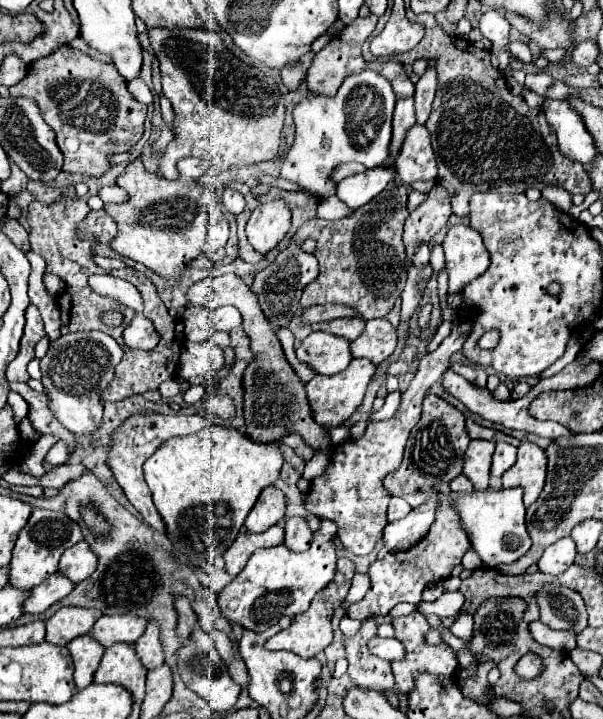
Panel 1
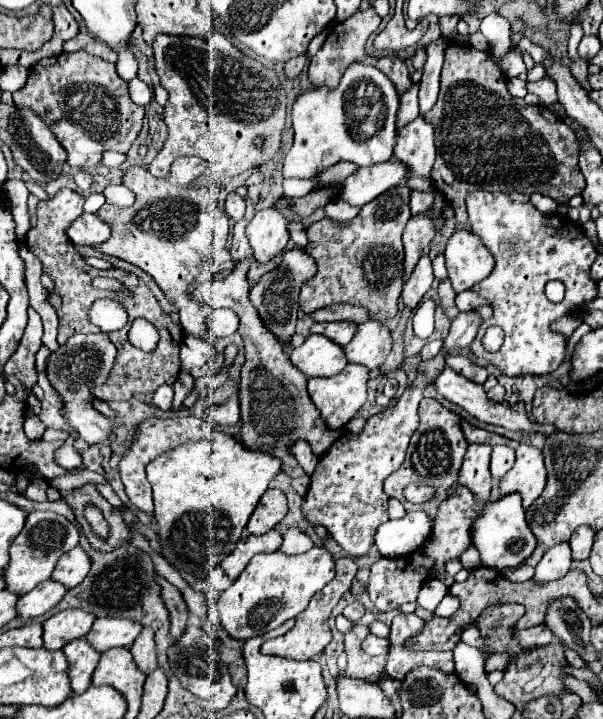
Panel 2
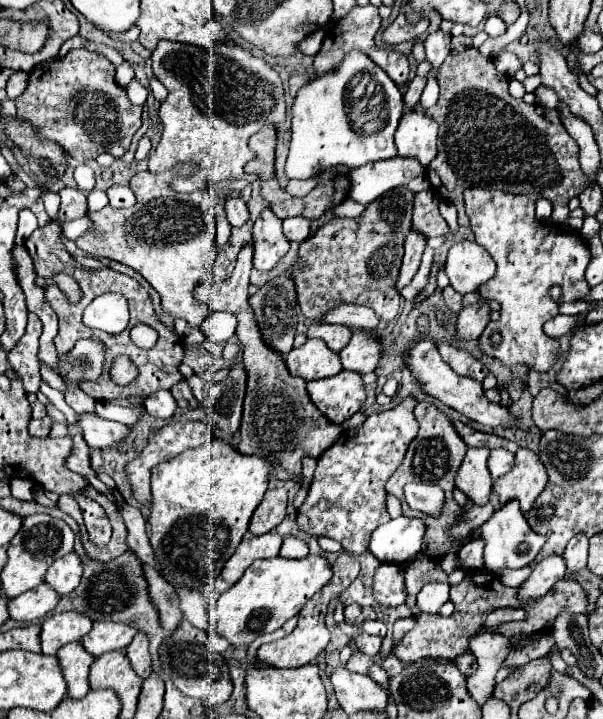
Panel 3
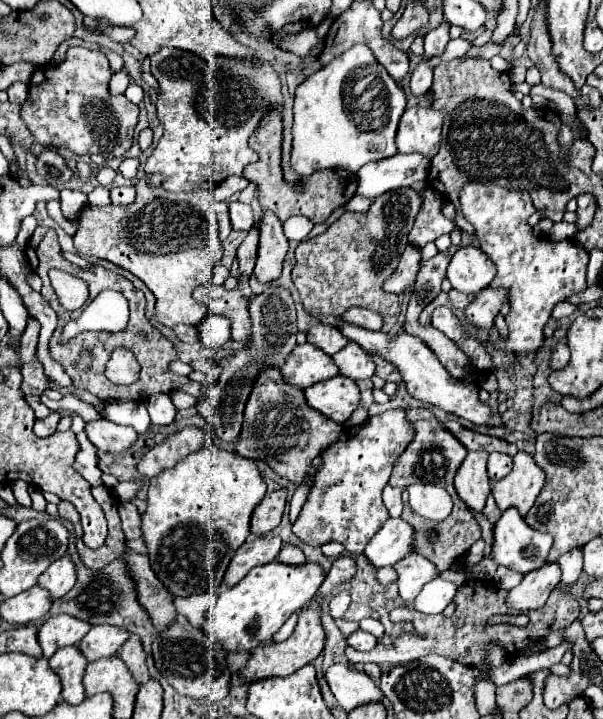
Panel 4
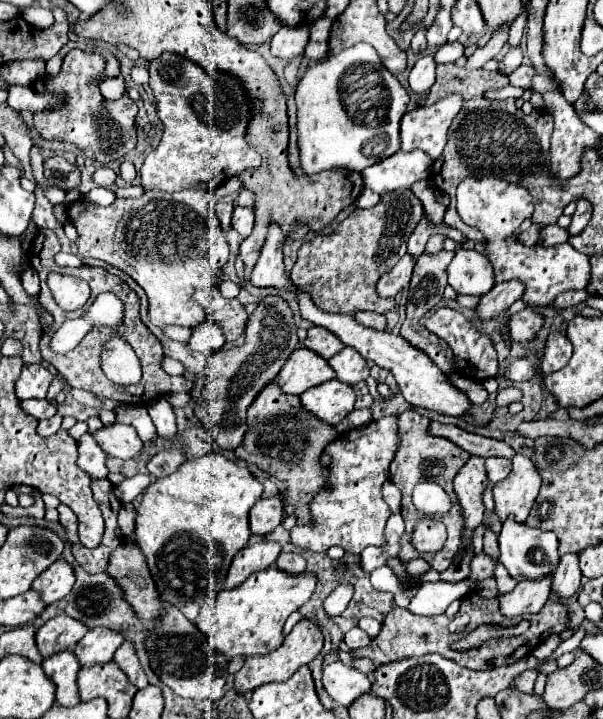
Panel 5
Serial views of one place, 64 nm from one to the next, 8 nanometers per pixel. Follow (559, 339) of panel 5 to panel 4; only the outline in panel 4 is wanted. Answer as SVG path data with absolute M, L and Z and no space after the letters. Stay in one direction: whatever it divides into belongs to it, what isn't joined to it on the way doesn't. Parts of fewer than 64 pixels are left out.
M558 344L554 354L552 354L552 360L550 360L550 366L556 370L556 368L564 368L564 364L568 364L570 360L570 352L568 352L568 346L566 344Z

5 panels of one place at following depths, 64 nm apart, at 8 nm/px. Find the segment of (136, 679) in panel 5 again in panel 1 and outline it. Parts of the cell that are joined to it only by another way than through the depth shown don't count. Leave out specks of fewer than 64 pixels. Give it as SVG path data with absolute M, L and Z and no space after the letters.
M148 622L146 632L136 640L136 652L148 670L164 664L164 648L160 642L160 624Z

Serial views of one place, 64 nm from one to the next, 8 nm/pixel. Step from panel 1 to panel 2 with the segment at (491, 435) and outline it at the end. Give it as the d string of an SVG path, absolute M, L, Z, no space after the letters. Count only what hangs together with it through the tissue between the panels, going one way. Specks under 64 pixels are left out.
M462 422L462 430L464 430L464 436L470 444L506 444L510 448L518 448L518 442L516 440L510 440L510 438L504 438L500 434L494 434L494 432L488 432L488 430L482 430L482 428L476 428L472 426L470 422Z

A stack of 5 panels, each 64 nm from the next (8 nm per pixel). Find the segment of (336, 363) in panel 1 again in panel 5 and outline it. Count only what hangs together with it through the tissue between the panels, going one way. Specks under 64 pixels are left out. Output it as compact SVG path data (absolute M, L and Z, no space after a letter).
M300 346L286 360L276 382L286 394L302 394L312 386L318 386L336 376L334 368L316 352Z

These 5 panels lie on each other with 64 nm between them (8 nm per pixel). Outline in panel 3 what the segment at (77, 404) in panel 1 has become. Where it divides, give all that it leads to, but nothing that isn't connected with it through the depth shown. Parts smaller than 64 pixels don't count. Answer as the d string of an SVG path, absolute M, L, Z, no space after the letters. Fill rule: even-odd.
M78 340L74 348L58 358L60 378L80 386L84 380L98 380L106 364L106 350L100 340ZM92 412L78 414L78 428L82 430L82 436L90 448L114 446L116 442L124 440L124 436L128 434L128 426L120 422L104 420Z

